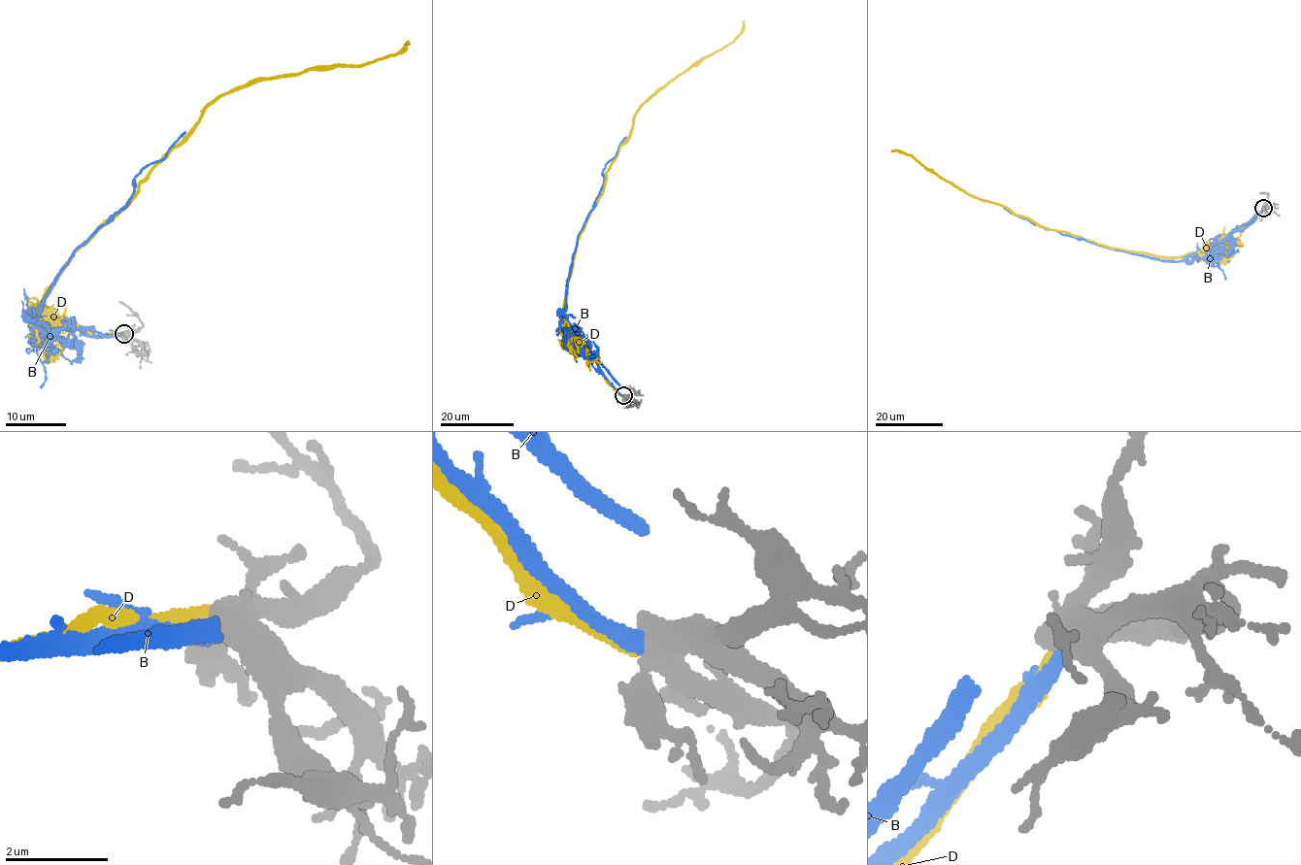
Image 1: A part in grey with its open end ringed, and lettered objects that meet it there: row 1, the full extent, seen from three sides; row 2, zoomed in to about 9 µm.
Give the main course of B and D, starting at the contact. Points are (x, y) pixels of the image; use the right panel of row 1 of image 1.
B: (1263, 208), (1252, 221), (1225, 236), (1207, 255), (1177, 261), (1112, 249), (1047, 230), (1010, 214), (1003, 206)
D: (1263, 207), (1251, 223), (1200, 253), (1158, 255), (1036, 224), (971, 196), (917, 159), (890, 151)

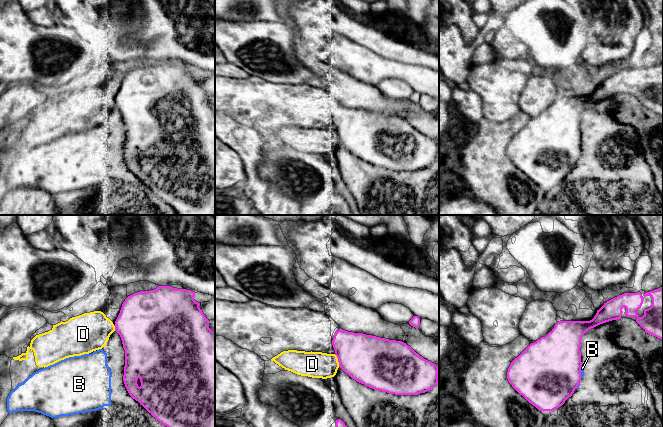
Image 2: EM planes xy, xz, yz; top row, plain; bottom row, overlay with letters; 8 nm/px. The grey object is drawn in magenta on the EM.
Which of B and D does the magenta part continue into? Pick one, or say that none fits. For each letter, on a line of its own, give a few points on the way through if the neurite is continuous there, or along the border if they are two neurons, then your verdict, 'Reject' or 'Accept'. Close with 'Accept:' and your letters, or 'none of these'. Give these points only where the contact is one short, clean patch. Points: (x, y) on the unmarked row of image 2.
B: Accept
D: Reject
Accept: B

